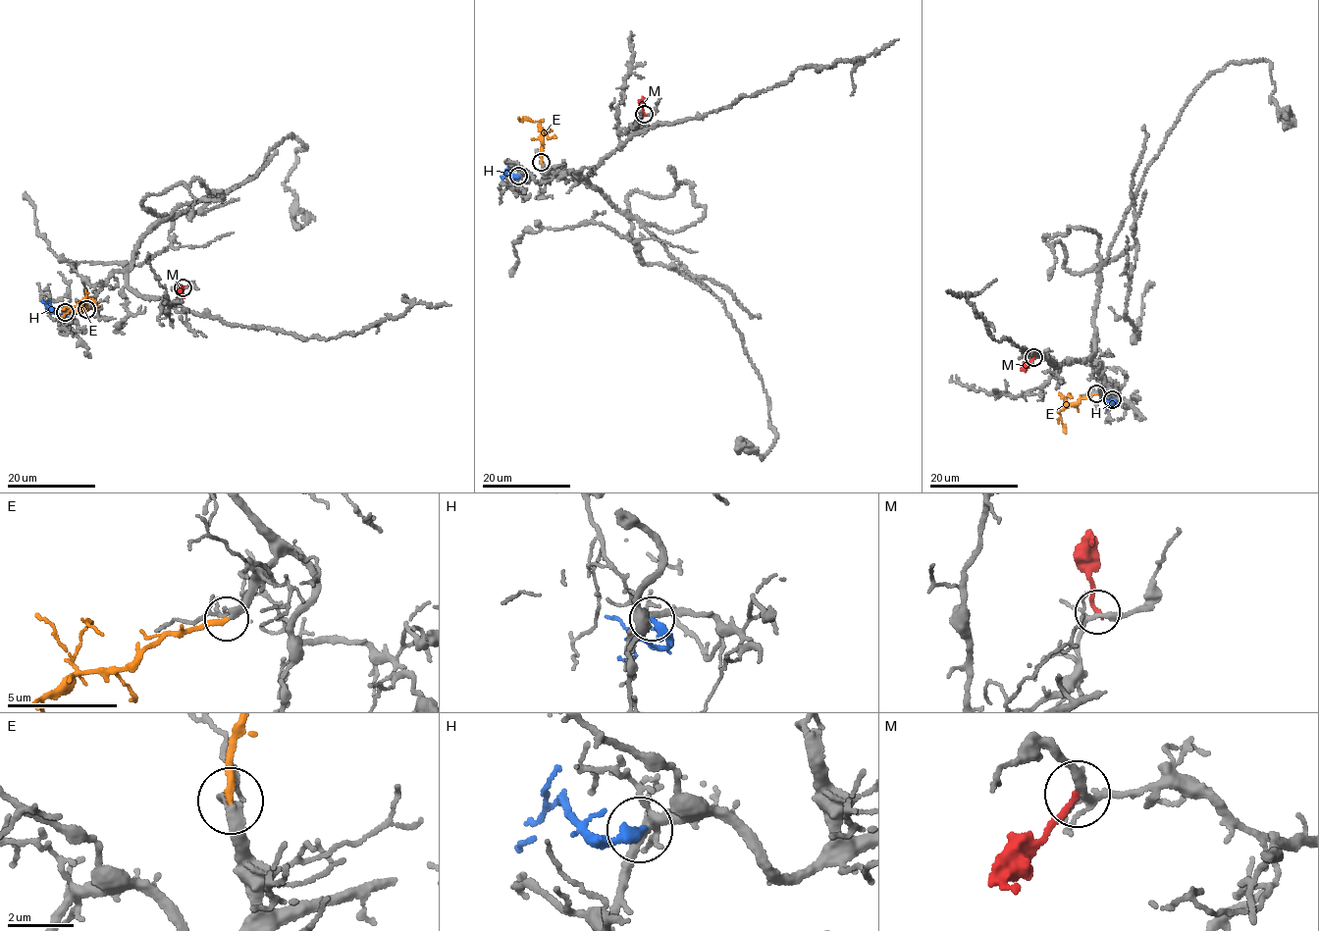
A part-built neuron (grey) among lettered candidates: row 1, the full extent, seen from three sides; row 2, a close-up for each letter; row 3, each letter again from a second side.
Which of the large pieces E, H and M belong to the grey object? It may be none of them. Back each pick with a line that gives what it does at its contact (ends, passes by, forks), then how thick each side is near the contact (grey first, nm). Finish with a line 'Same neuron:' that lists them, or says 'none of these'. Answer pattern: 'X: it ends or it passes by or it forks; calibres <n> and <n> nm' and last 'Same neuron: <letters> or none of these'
E: it ends; calibres 240 and 220 nm
Same neuron: E

